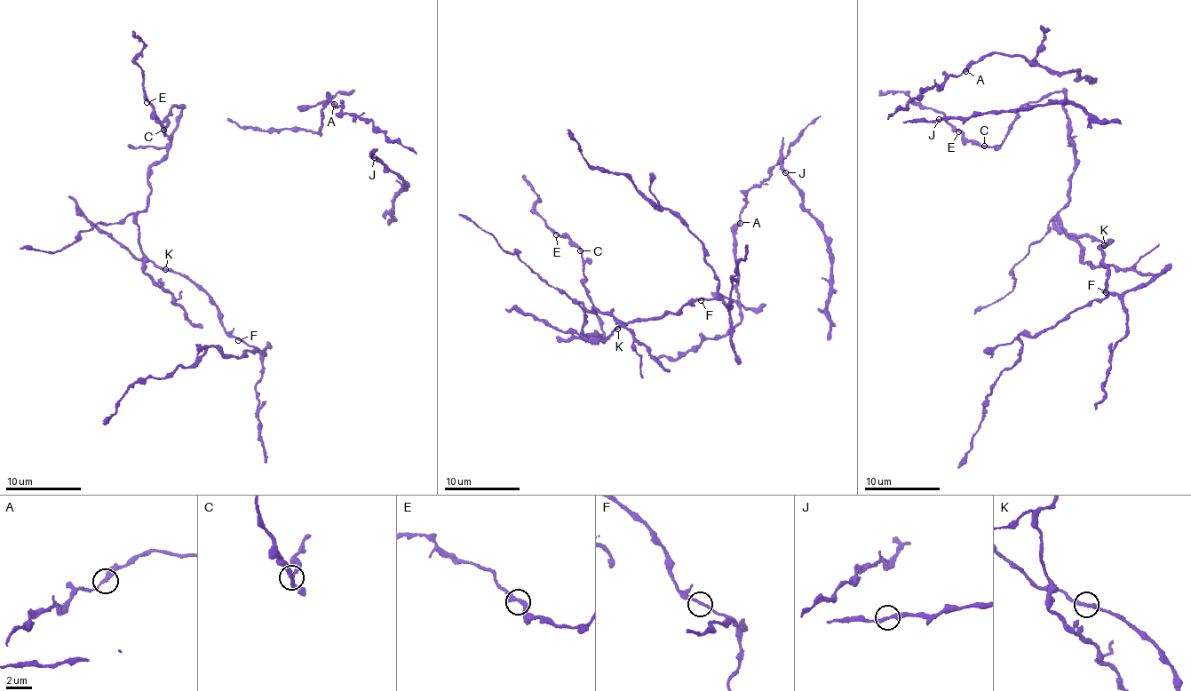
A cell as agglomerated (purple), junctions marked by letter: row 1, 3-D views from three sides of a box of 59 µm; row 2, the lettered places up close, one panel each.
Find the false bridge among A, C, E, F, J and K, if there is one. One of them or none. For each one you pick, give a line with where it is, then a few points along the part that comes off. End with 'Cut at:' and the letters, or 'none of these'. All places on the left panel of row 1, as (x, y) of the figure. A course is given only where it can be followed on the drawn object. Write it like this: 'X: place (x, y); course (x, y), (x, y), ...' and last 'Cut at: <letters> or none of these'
Cut at: none of these

